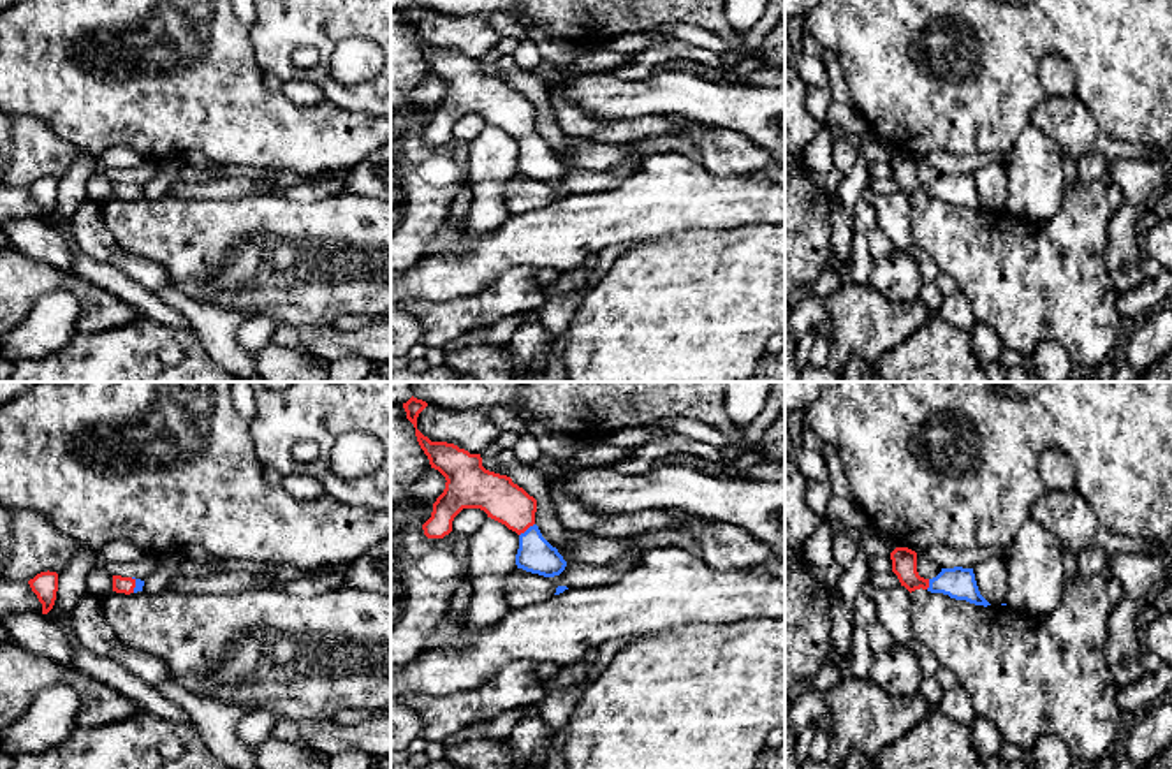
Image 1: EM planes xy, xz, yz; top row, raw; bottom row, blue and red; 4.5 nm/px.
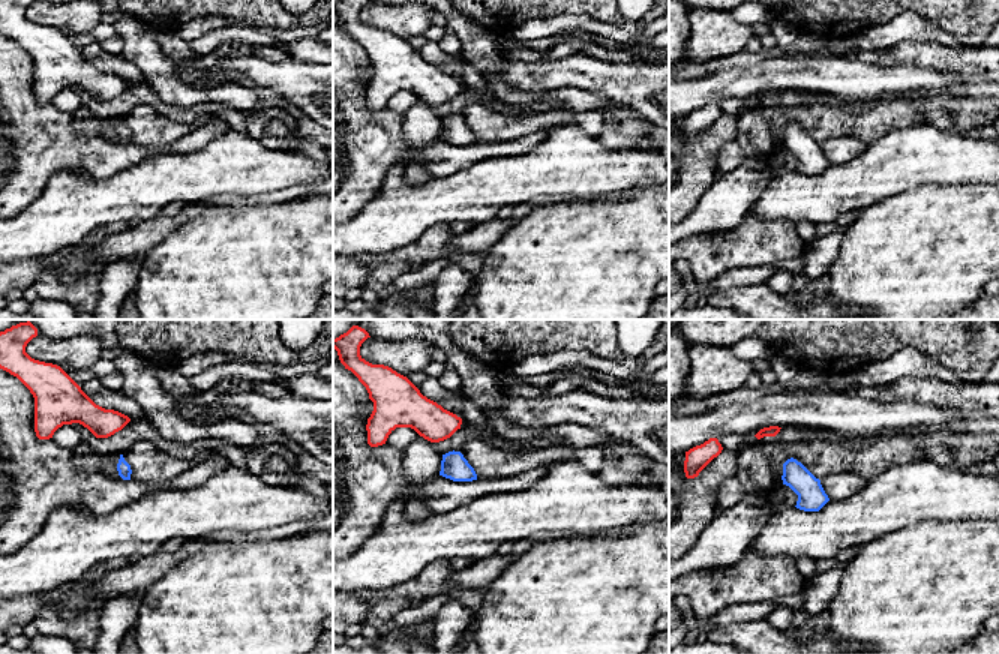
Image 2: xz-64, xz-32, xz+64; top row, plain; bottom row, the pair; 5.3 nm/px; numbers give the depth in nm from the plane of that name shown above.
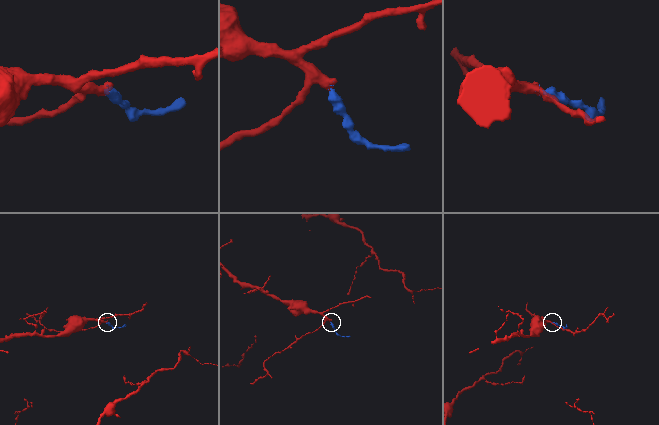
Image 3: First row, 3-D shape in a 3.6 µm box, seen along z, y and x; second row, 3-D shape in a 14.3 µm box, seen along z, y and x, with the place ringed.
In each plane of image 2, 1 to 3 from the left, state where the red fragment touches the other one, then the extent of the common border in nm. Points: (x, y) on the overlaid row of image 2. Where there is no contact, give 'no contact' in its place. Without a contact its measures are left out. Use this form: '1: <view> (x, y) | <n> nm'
1: no contact
2: no contact
3: no contact

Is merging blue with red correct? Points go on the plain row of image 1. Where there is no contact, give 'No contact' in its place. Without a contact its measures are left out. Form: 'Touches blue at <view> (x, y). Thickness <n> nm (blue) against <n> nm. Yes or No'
Touches blue at xz (528, 134). Thickness 170 nm (blue) against 190 nm. Yes

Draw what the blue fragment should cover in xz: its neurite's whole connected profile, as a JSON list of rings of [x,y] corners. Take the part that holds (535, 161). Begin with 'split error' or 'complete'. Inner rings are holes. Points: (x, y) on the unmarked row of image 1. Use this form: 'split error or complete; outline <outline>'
split error; outline [[[414,2],[403,9],[431,74],[447,86],[443,99],[433,109],[431,123],[422,130],[424,141],[443,144],[452,137],[452,127],[463,114],[480,114],[487,123],[519,141],[517,174],[544,183],[560,181],[567,167],[535,130],[537,106],[510,83],[486,76],[480,60],[470,60],[454,49],[431,48],[424,42],[417,35],[417,23],[426,12],[426,7]]]

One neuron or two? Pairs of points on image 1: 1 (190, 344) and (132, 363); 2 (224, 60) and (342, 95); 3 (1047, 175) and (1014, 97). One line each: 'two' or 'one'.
1: one
2: two
3: two

